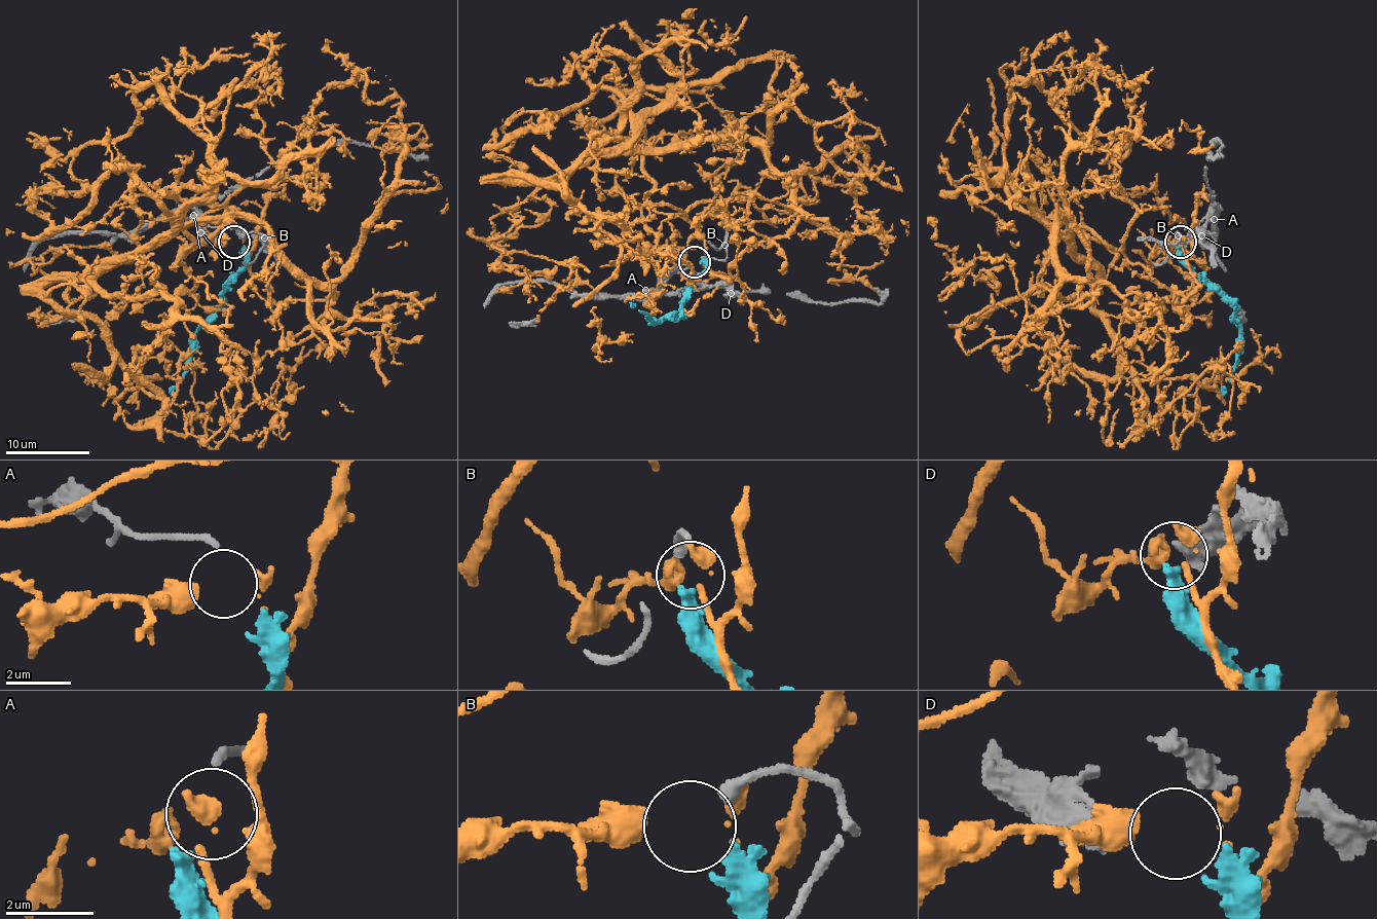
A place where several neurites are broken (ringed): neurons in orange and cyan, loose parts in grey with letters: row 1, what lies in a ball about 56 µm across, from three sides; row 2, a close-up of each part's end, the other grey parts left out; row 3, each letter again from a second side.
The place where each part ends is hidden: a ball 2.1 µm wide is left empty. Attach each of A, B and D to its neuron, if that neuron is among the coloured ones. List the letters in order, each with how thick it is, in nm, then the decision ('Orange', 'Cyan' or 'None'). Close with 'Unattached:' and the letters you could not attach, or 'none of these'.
A: Thickness 190 nm. Orange
B: Thickness 320 nm. None
D: Thickness 360 nm. Cyan
Unattached: B

